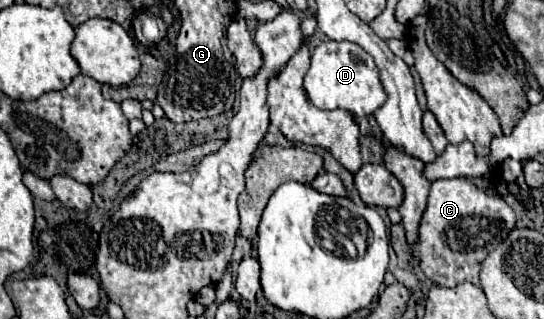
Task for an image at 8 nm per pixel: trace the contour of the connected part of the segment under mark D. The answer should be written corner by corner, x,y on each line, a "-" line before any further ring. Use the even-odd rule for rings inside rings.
322,39
318,43
312,53
310,69
304,77
304,89
318,109
346,109
354,117
368,117
386,101
380,71
372,55
350,41

